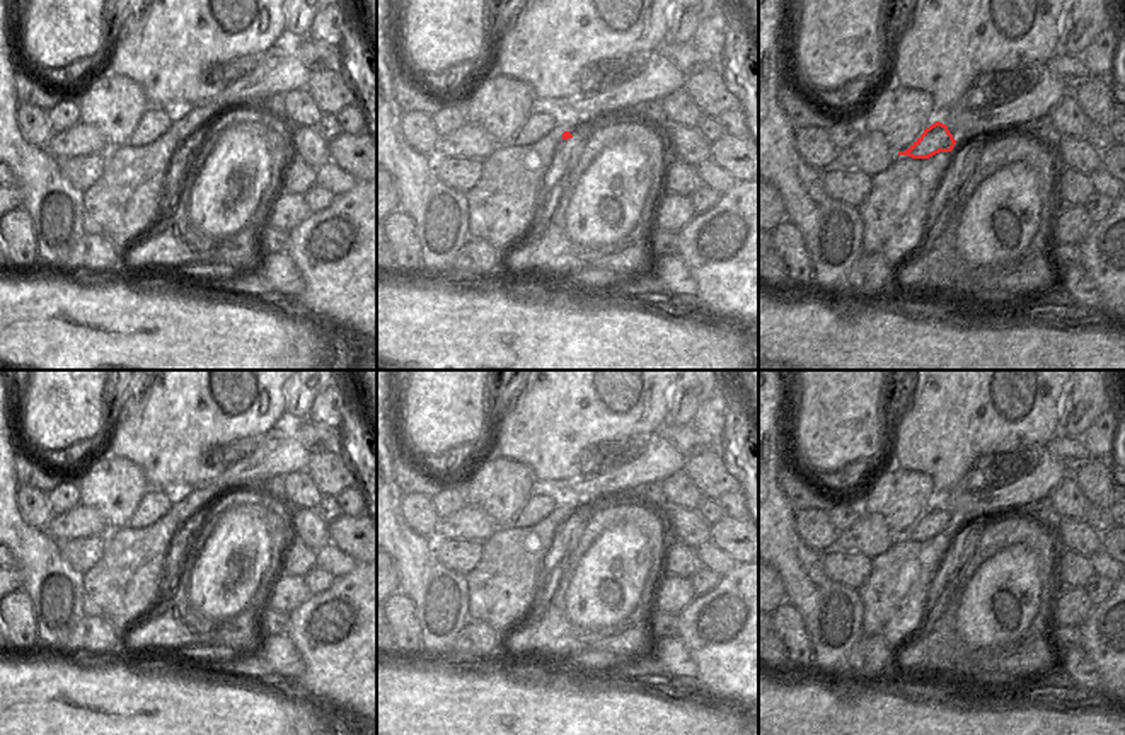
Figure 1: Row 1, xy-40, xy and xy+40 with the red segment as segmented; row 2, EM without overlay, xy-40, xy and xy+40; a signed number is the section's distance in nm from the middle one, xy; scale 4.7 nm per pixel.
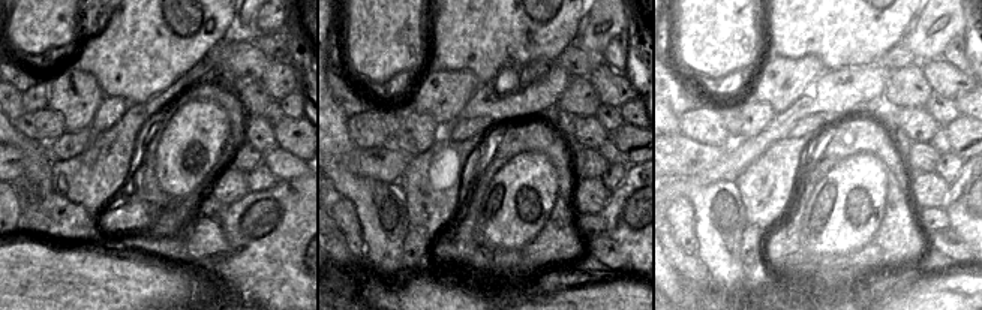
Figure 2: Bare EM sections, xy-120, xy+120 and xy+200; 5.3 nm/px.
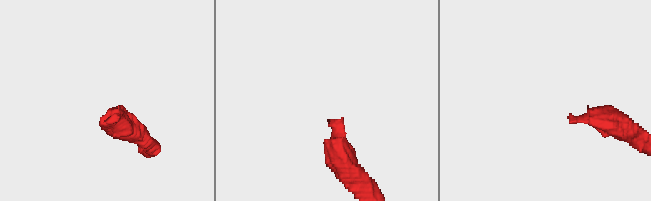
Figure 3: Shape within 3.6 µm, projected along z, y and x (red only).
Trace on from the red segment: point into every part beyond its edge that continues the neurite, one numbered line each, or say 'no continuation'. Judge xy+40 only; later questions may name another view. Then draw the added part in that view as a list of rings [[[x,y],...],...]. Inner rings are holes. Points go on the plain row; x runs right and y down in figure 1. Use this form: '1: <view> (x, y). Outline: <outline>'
no continuation.

